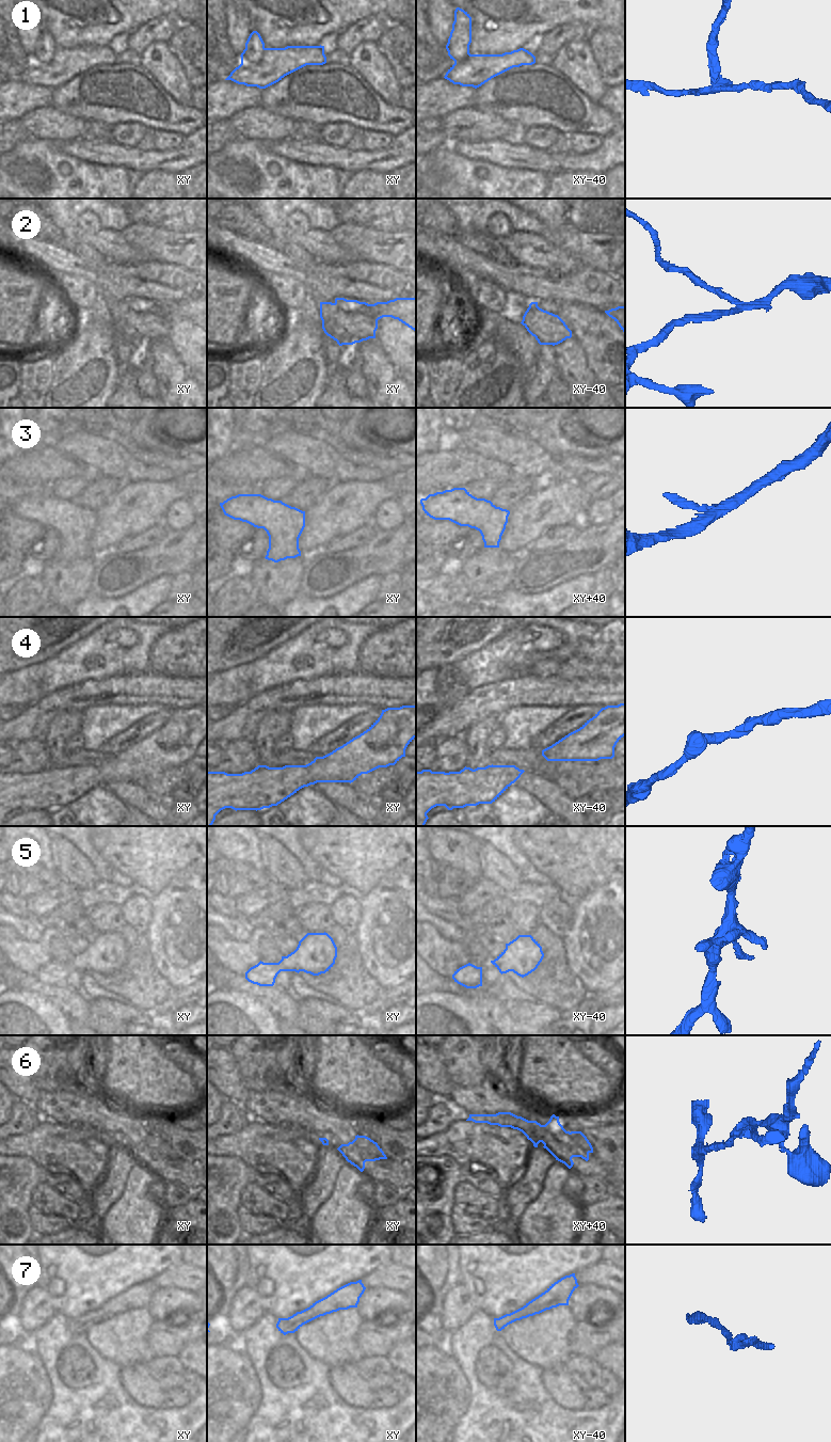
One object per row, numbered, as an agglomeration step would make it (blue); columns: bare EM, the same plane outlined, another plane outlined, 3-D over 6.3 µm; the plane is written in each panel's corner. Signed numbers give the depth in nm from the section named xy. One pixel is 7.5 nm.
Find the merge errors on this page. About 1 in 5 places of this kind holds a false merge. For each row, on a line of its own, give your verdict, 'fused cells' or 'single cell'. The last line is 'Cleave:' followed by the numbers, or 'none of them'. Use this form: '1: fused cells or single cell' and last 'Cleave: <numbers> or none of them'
1: fused cells
2: fused cells
3: single cell
4: single cell
5: single cell
6: fused cells
7: single cell
Cleave: 1, 2, 6

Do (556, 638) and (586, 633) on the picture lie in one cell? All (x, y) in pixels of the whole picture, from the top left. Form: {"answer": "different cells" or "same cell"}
{"answer": "different cells"}

